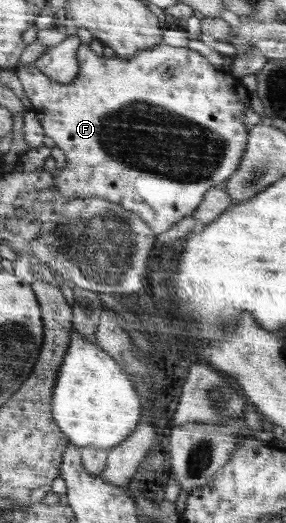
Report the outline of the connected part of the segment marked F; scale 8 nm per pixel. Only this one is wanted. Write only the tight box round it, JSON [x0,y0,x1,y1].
[17,43,251,235]

